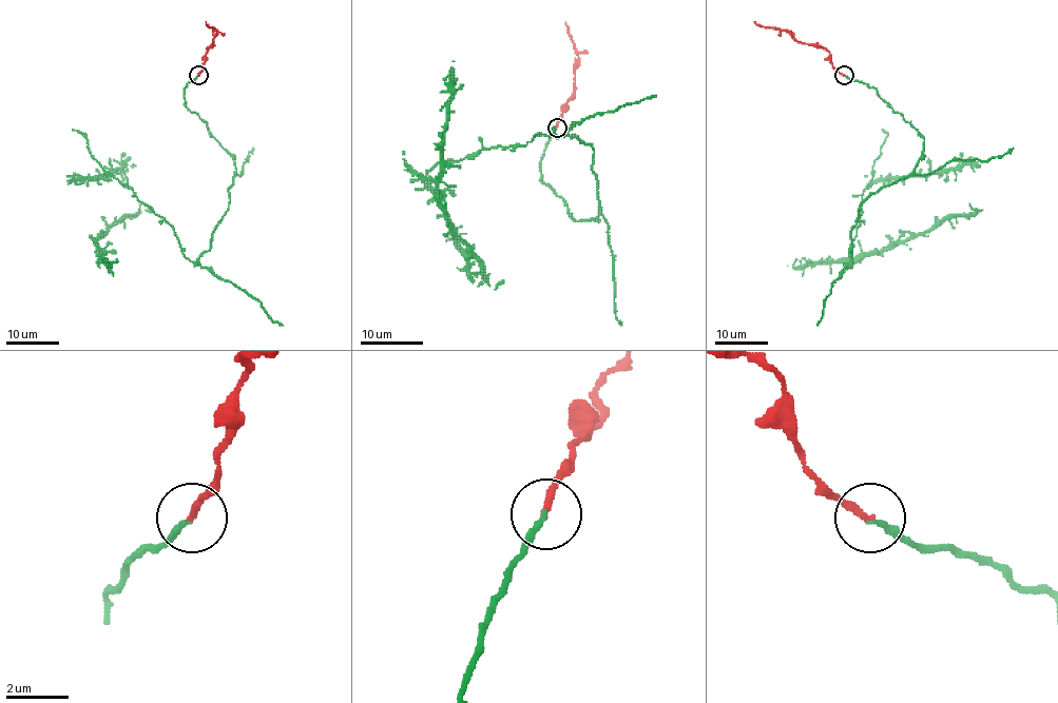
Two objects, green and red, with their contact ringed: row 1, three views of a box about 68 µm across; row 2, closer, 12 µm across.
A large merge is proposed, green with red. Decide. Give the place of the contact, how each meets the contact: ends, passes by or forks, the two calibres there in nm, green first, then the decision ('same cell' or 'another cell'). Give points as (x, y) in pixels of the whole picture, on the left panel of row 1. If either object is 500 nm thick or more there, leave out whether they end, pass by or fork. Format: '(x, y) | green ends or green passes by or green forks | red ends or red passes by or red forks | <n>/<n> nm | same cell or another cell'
(198, 75) | green ends | red ends | 180/240 nm | same cell

